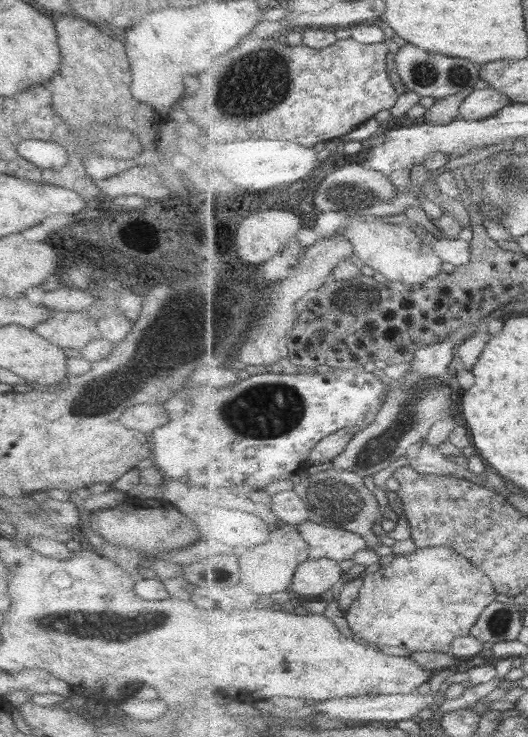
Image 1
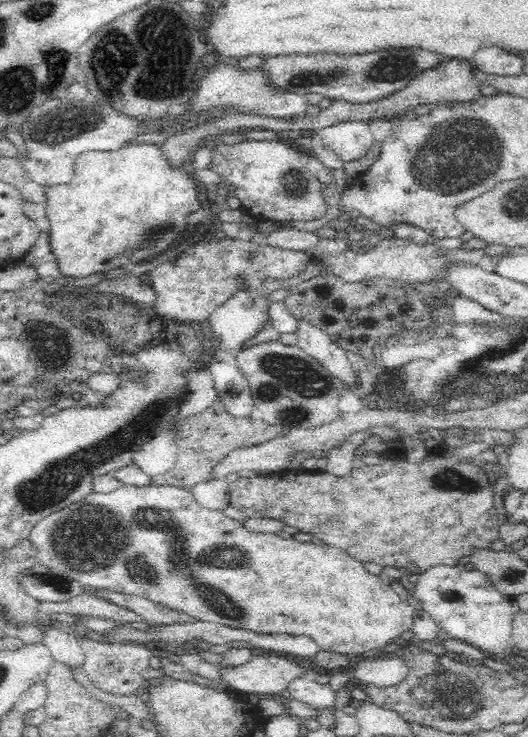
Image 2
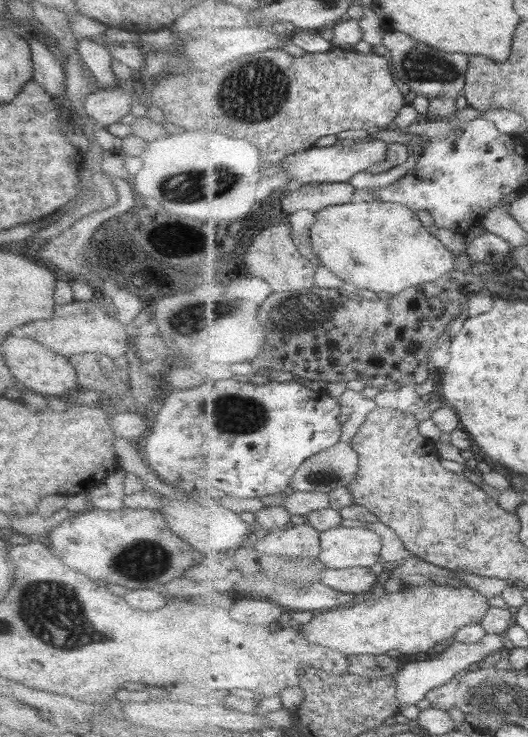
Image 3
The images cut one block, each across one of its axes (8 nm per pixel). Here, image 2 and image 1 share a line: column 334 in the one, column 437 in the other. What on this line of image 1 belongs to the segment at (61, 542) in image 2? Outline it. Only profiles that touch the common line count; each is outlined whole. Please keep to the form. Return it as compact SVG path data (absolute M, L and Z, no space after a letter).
M447 546L425 550L417 548L407 555L396 555L393 563L381 566L373 574L366 574L363 580L358 598L344 612L350 630L356 637L369 640L366 643L370 645L398 646L411 653L452 653L453 641L472 634L472 628L480 620L484 610L497 600L498 593L492 579L483 570L475 568L467 558Z

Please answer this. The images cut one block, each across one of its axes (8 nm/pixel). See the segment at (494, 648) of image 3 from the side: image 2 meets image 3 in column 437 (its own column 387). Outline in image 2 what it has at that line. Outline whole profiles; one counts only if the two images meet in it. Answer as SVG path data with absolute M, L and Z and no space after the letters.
M392 655L388 659L360 661L353 669L359 683L368 683L376 687L389 687L405 679L408 668L405 661Z

